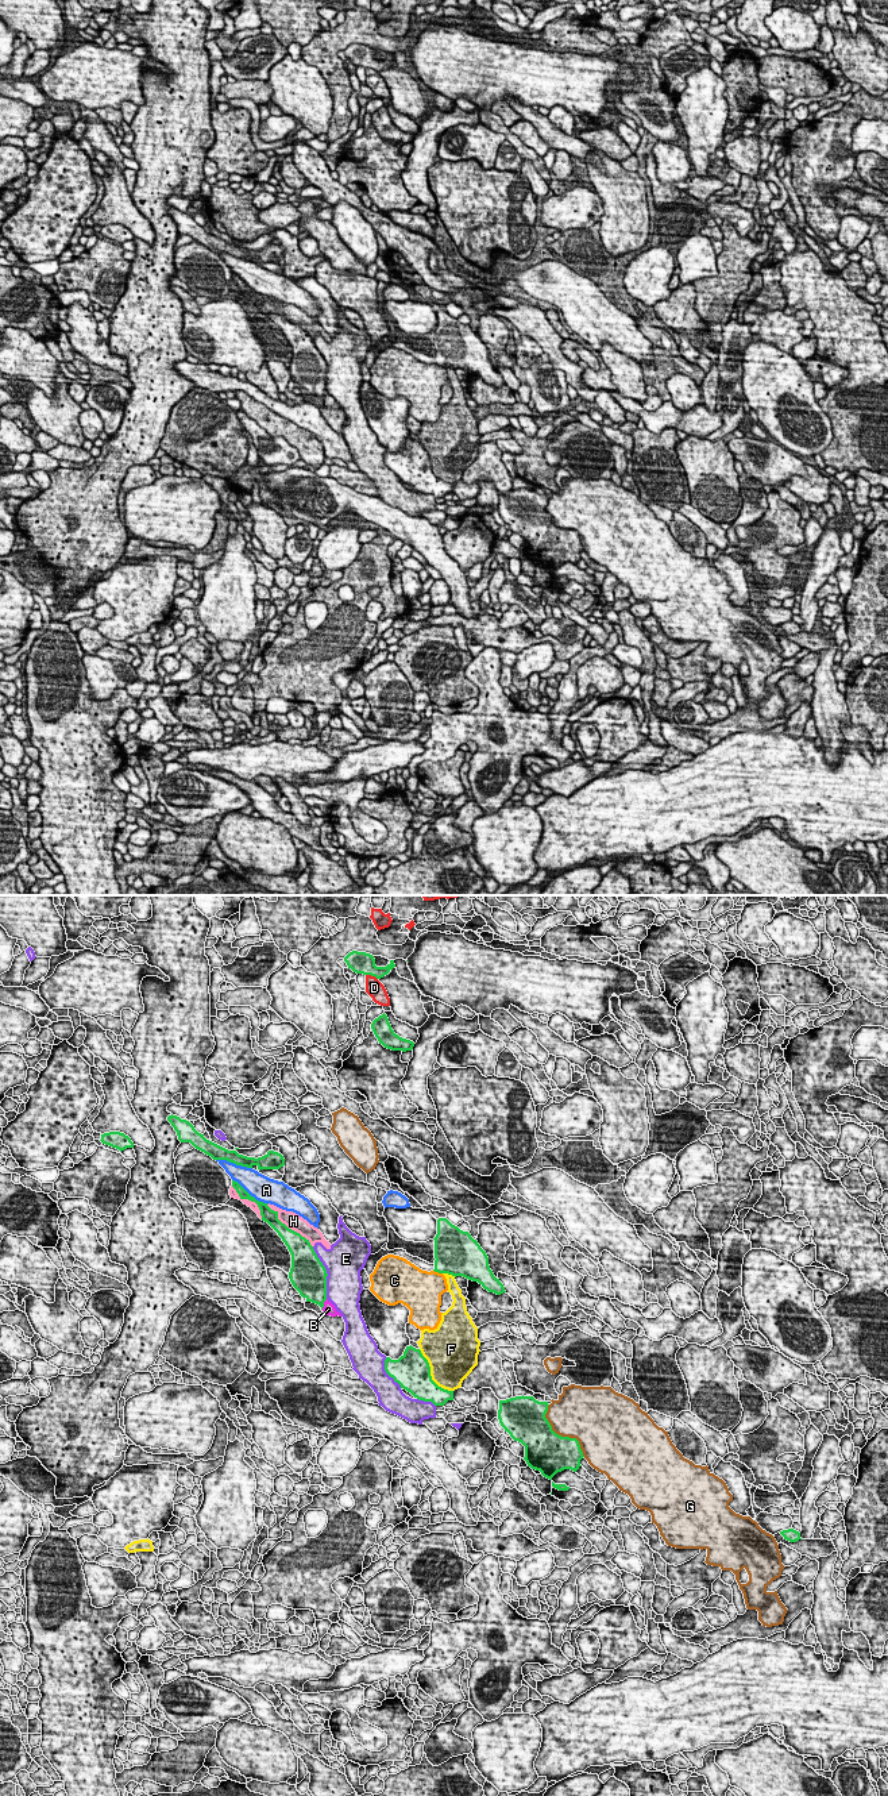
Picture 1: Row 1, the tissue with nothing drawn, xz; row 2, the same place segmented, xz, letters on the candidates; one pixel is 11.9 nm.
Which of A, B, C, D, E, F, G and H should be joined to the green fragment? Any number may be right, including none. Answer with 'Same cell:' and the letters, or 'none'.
Same cell: none

